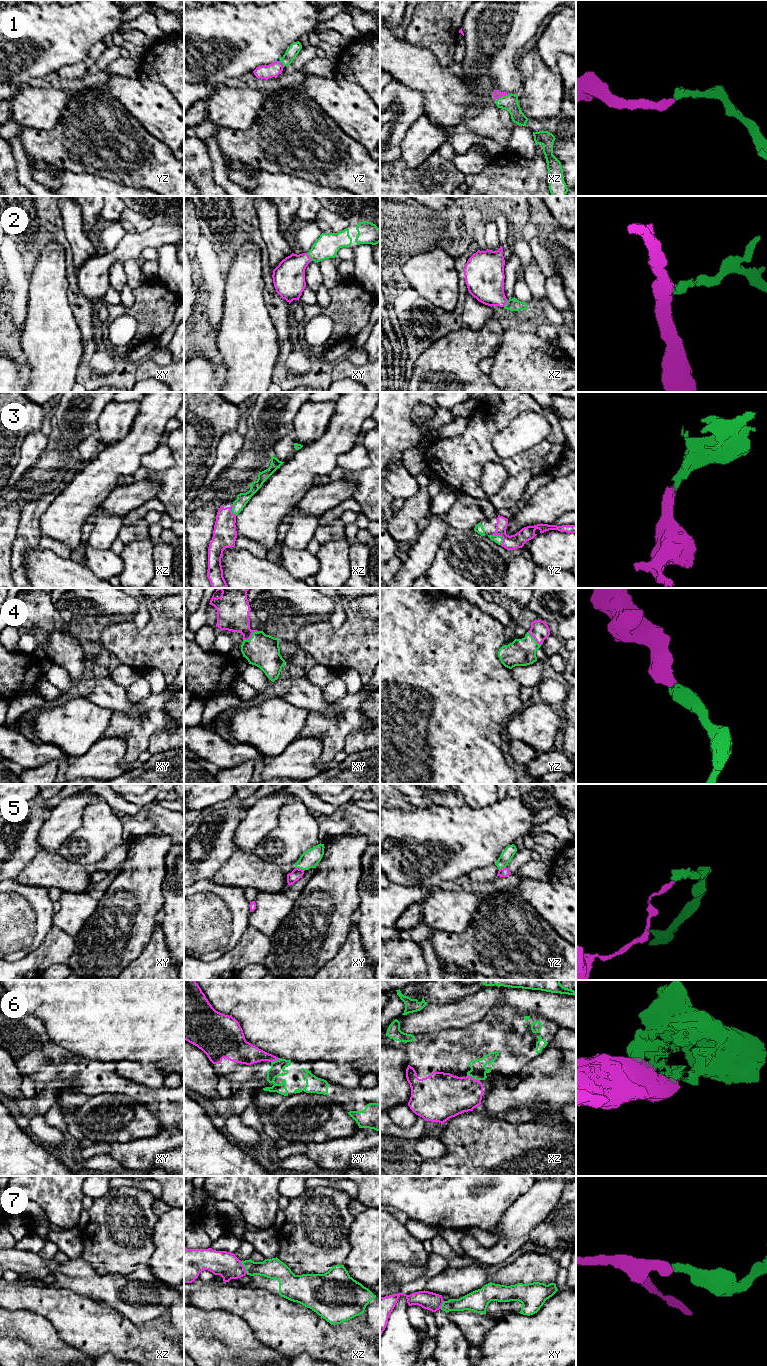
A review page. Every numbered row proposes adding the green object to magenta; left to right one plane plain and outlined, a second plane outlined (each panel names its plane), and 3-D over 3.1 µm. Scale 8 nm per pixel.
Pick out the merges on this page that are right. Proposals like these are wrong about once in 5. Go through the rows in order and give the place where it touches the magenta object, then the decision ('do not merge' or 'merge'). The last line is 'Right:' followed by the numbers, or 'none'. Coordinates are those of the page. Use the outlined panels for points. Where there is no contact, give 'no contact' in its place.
1: meets magenta in xz at (502, 95); merge
2: meets magenta in xy at (309, 257); merge
3: meets magenta in yz at (500, 535); merge
4: meets magenta in xy at (251, 636); merge
5: meets magenta in xy at (300, 869); do not merge
6: meets magenta in xz at (471, 1077); merge
7: meets magenta in xz at (244, 1267); merge
Right: 1, 2, 3, 4, 6, 7

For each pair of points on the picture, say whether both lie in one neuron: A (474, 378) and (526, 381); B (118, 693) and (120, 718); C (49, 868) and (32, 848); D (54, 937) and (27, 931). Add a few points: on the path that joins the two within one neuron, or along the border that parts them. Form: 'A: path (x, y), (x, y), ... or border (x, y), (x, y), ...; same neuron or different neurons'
A: border (487, 373), (492, 381); different neurons
B: border (136, 703), (136, 707), (132, 711), (112, 712); different neurons
C: border (40, 849), (21, 870); different neurons
D: border (53, 925), (42, 942), (30, 952); different neurons

